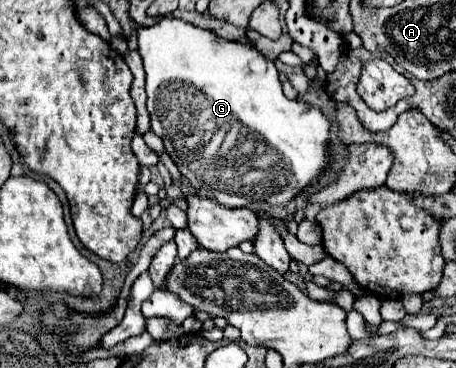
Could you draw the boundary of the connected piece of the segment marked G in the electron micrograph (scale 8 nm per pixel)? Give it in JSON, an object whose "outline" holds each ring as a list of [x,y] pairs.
{"outline":[[[163,17],[151,27],[137,27],[137,51],[143,59],[143,67],[147,73],[147,111],[151,115],[151,131],[157,133],[163,139],[167,155],[173,159],[173,163],[179,167],[183,177],[197,189],[207,191],[213,199],[217,199],[225,207],[255,207],[255,203],[267,203],[267,205],[287,205],[295,195],[305,191],[311,183],[315,183],[331,165],[331,153],[329,153],[329,129],[331,121],[325,117],[325,113],[309,103],[303,101],[291,101],[283,95],[279,71],[275,69],[275,63],[267,57],[263,57],[253,45],[239,43],[239,41],[227,41],[217,37],[211,31],[199,29],[191,23],[185,23],[181,19]]]}

